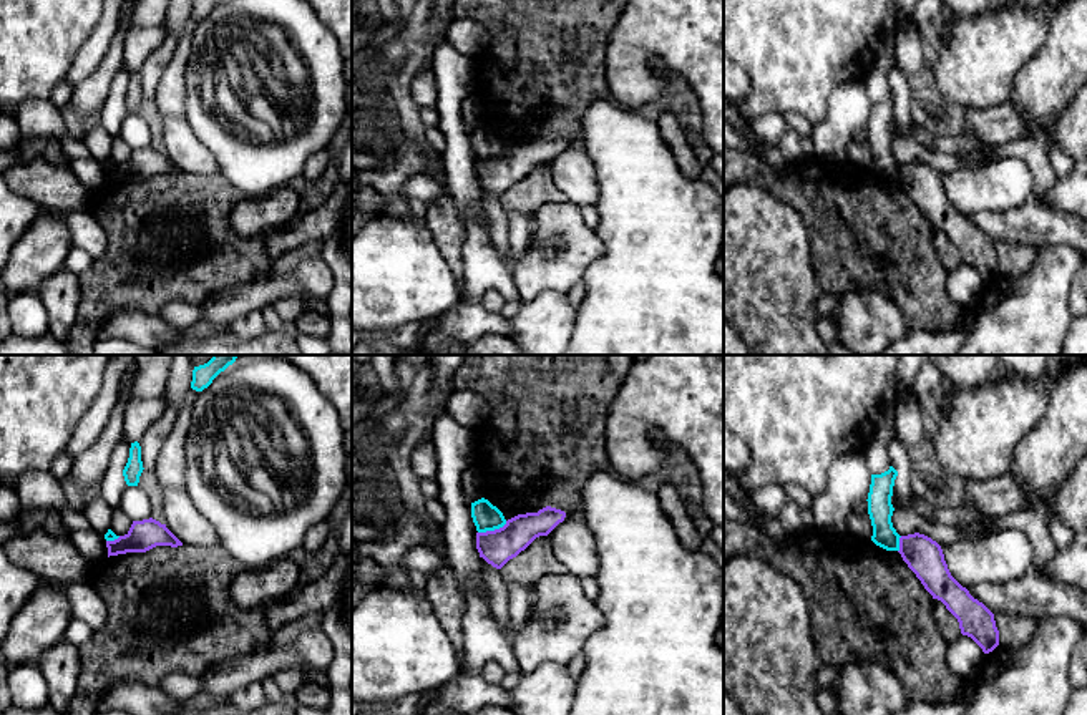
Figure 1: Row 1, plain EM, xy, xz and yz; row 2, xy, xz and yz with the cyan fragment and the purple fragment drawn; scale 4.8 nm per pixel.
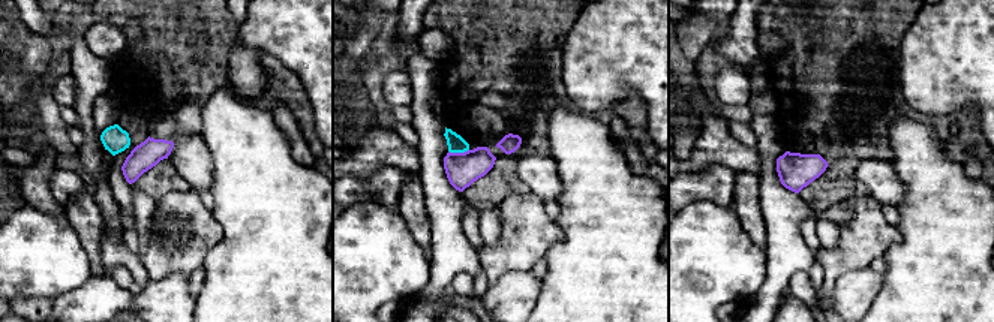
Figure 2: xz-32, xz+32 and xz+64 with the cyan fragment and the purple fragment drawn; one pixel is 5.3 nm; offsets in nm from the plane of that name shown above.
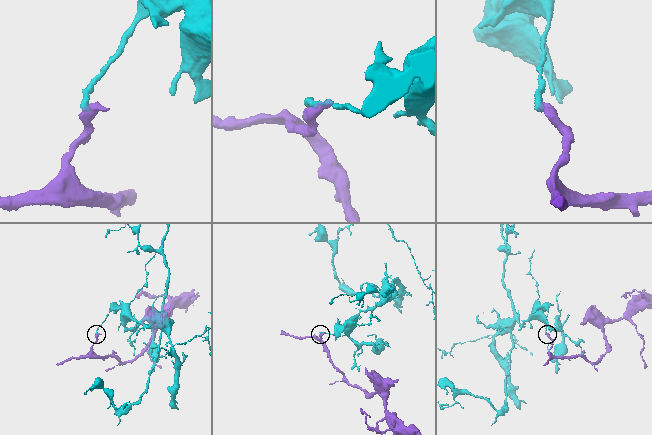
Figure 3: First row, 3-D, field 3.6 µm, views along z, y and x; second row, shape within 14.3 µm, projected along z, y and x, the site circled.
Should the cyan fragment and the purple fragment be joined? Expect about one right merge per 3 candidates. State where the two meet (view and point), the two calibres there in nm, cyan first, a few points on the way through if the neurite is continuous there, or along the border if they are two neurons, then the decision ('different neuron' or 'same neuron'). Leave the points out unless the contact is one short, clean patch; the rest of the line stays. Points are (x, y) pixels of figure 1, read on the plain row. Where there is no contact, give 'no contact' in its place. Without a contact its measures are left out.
meets cyan in xz at (492, 158); 130 nm thick on the cyan side, 170 nm on the other; border along xz (506, 150), (498, 156), (478, 161); different neuron

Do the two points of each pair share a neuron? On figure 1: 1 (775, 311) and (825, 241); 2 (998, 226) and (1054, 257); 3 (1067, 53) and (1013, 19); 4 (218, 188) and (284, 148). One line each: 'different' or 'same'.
1: different
2: different
3: different
4: different

